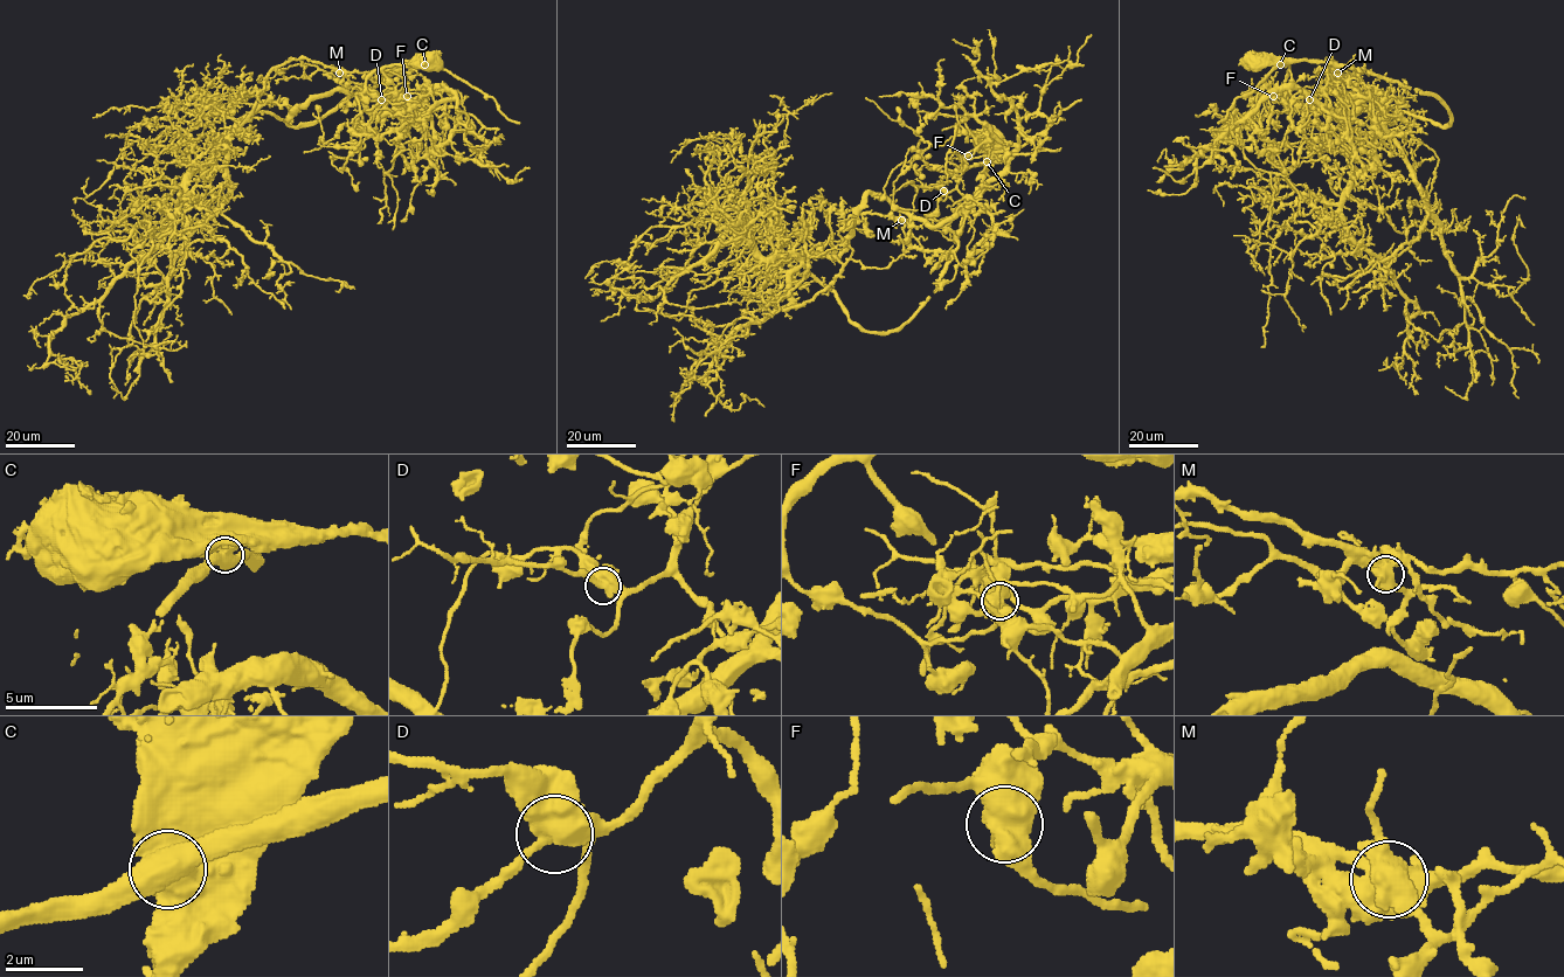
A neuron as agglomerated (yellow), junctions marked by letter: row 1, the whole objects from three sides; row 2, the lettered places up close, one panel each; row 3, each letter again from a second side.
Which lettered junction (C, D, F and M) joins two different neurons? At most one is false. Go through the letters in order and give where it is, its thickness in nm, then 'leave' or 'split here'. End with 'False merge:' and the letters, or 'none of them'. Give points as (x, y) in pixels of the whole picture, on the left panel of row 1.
C: at (424, 64); 650 nm thick; split here
D: at (381, 99); 550 nm thick; leave
F: at (407, 96); 650 nm thick; leave
M: at (339, 73); 600 nm thick; leave
False merge: C

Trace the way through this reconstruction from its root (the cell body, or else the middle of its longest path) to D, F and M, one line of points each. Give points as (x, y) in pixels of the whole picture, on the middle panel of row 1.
D: (988, 138), (982, 136), (981, 163), (943, 172), (955, 177), (956, 186), (943, 191)
F: (988, 138), (982, 136), (984, 159), (980, 164), (956, 171), (927, 166), (954, 170), (968, 156)
M: (988, 138), (981, 163), (943, 172), (968, 203), (949, 223), (929, 214), (901, 220)

